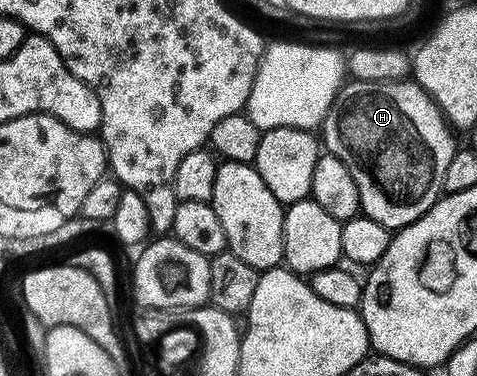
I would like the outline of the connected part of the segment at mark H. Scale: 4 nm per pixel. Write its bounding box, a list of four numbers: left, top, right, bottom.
[324,81,460,233]

